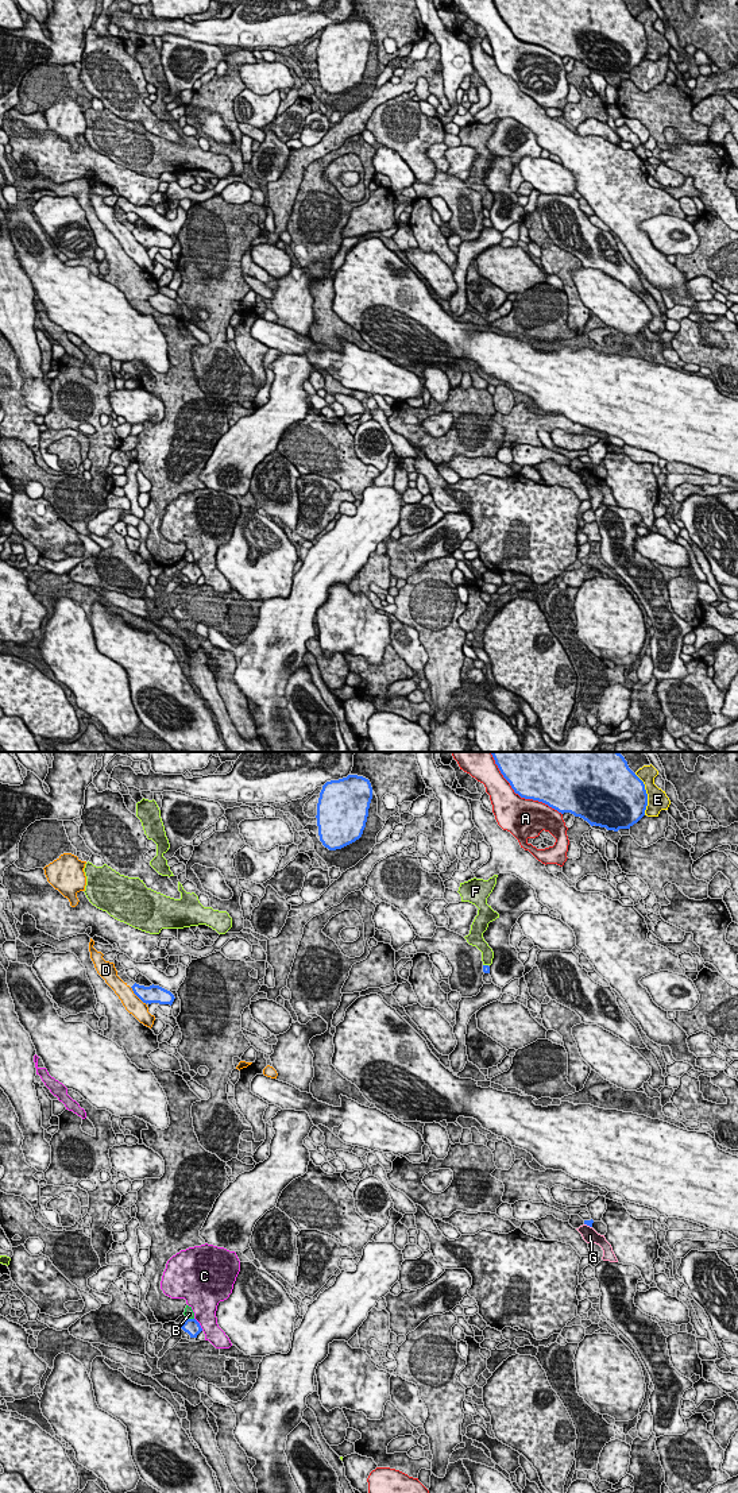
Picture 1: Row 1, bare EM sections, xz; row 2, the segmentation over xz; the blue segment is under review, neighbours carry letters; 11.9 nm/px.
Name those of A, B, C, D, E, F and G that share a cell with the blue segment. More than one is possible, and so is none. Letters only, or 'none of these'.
none of these

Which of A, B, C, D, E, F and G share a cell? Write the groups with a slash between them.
A / B / C / D / E / F / G

